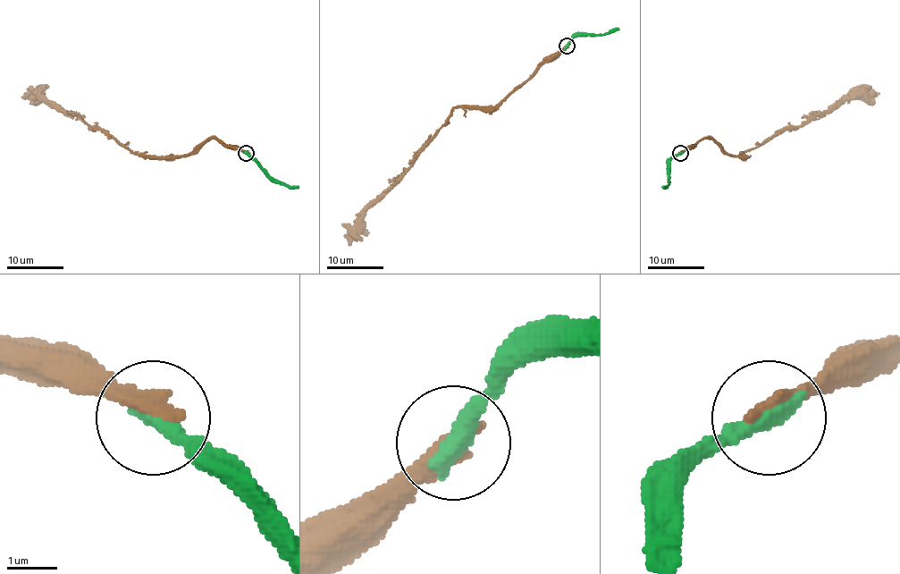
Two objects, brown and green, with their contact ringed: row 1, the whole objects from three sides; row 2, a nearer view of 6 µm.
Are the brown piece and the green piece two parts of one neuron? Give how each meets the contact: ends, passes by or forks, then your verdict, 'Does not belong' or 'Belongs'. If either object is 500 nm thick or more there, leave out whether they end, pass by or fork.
At the ring brown ends. At the ring green ends. Does not belong

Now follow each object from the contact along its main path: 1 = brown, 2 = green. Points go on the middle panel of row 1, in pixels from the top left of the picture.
1: (566, 46), (552, 54), (497, 105), (455, 108), (407, 169), (365, 212), (361, 232), (349, 246)
2: (566, 46), (575, 37), (609, 34), (618, 28)

